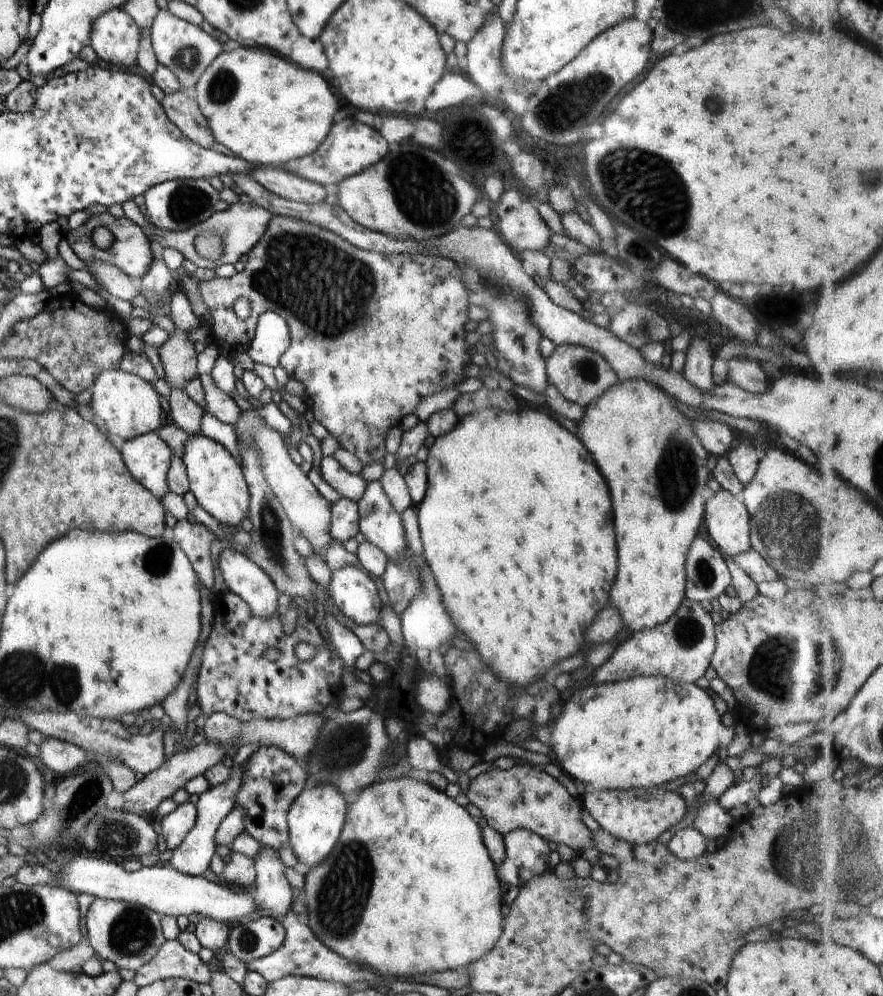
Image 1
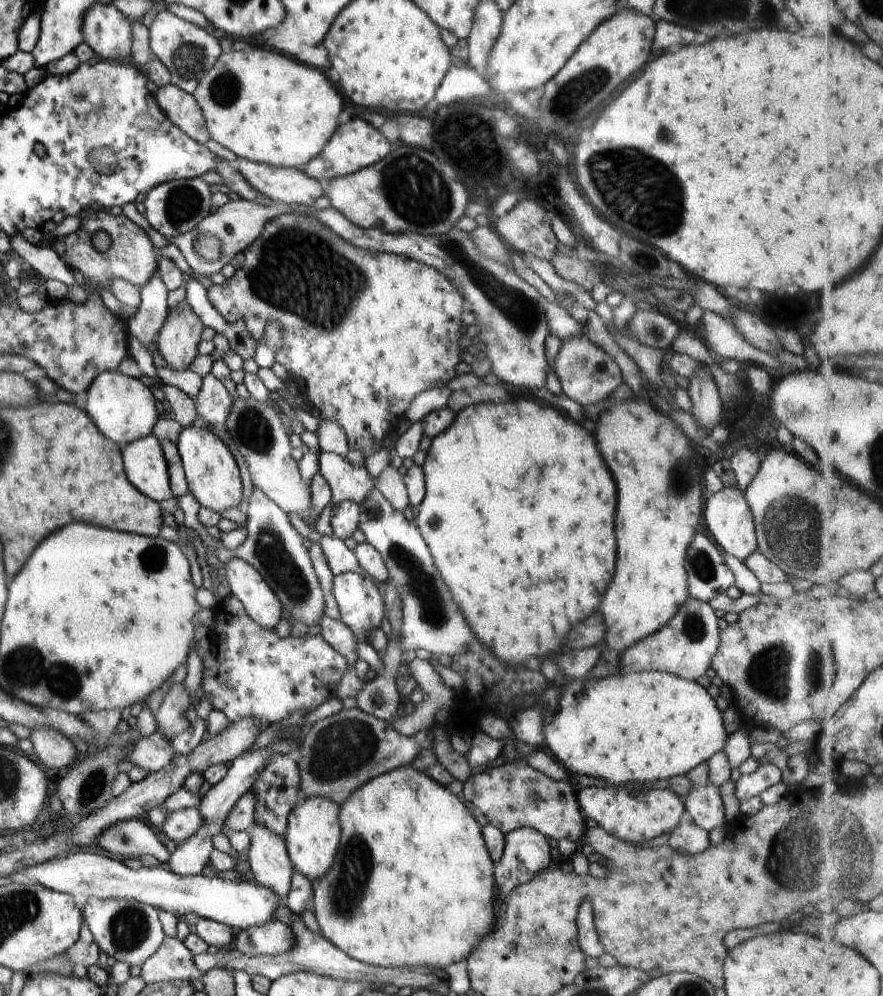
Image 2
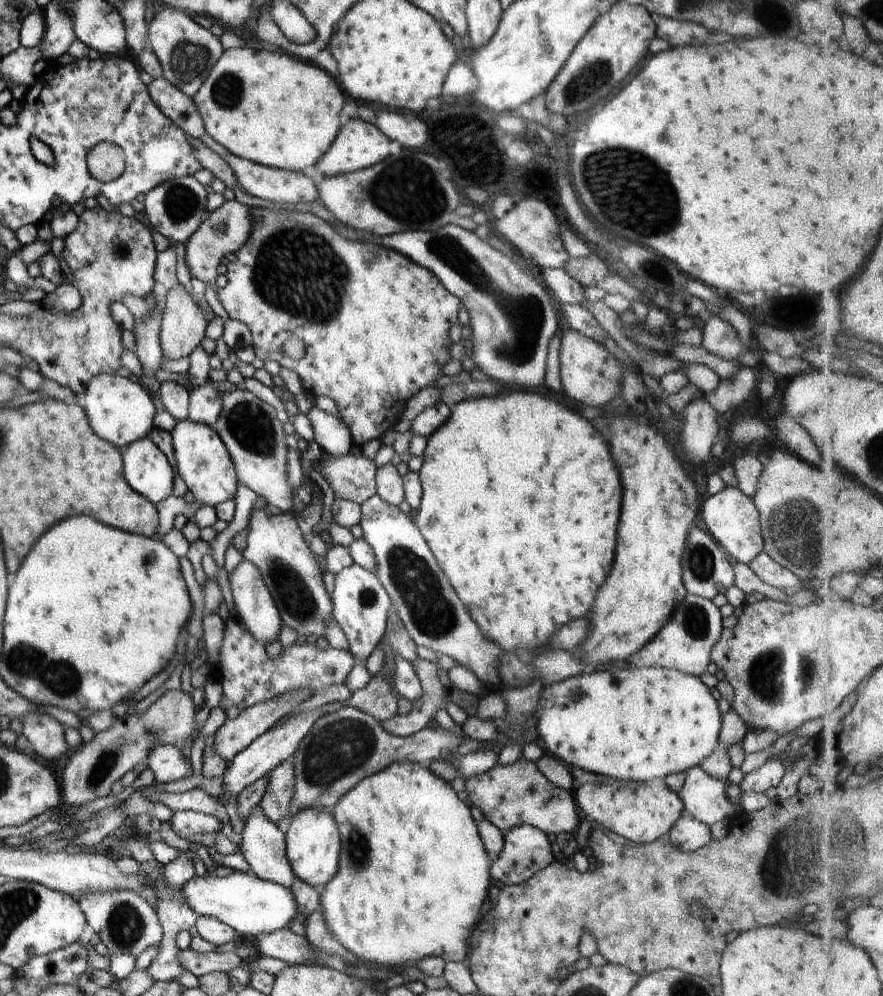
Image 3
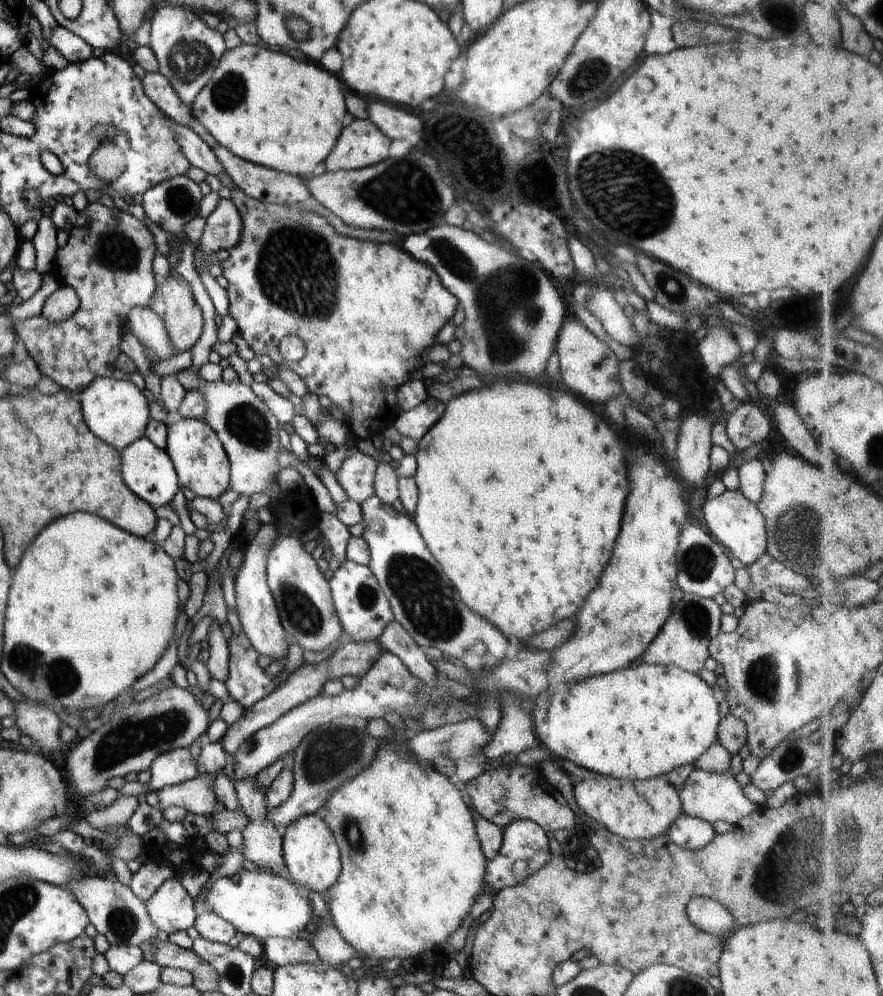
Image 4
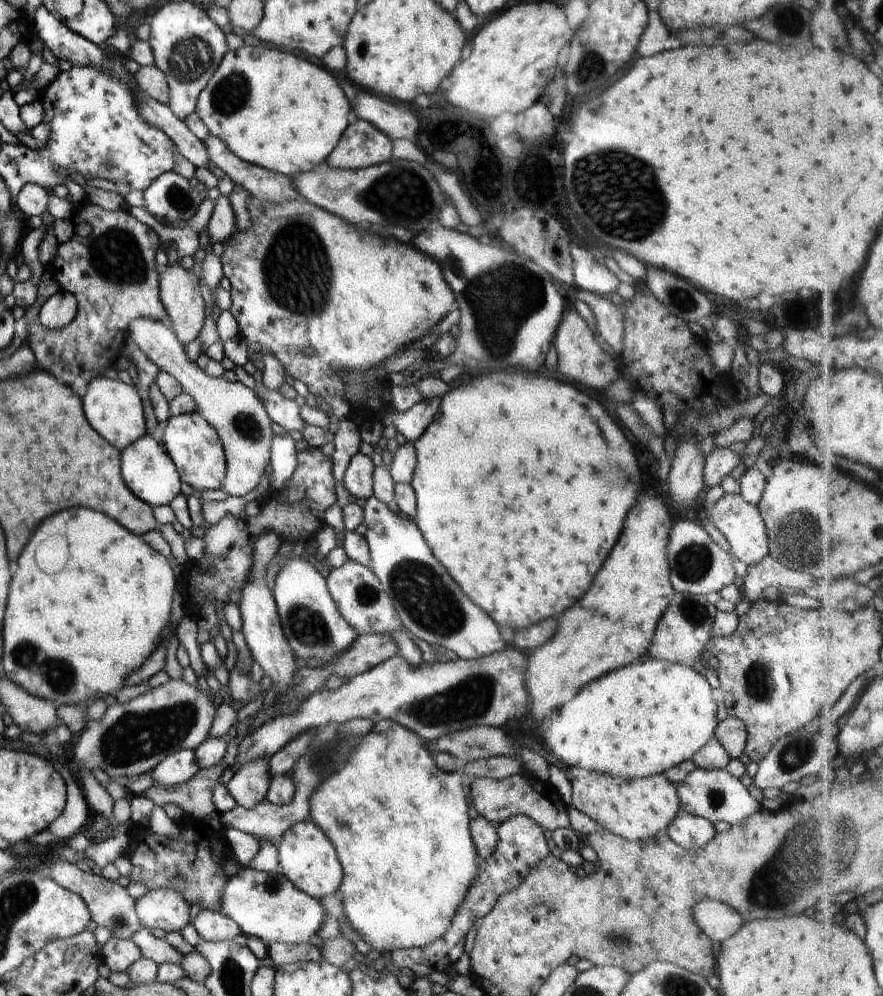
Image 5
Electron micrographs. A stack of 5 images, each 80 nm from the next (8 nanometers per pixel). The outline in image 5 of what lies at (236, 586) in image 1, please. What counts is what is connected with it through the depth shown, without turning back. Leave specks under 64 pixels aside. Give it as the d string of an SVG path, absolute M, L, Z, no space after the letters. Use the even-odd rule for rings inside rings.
M266 532L260 536L260 540L256 540L254 544L254 556L252 556L252 572L246 580L246 584L242 586L242 598L240 598L240 610L242 614L242 634L248 644L248 648L252 653L254 660L262 668L264 675L266 675L275 686L277 698L284 698L284 692L290 690L290 686L294 684L294 674L298 672L299 665L293 655L290 646L282 632L280 625L280 618L278 617L278 610L276 602L272 596L271 590L267 586L266 574L268 571L268 564L281 547L282 541L272 534Z

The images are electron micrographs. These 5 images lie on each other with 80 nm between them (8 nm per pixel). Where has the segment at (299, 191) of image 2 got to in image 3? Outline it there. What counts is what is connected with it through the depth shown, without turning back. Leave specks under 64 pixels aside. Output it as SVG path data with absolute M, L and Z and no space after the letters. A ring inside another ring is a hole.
M210 136L204 138L204 144L208 148L212 148L212 151L214 150L214 153L216 152L224 160L228 168L234 172L233 176L238 180L240 188L254 197L274 202L274 204L278 204L278 202L286 204L308 204L318 199L318 190L316 190L315 183L306 174L303 174L303 172L288 172L239 158L226 150L226 148L222 148L220 144L216 144Z

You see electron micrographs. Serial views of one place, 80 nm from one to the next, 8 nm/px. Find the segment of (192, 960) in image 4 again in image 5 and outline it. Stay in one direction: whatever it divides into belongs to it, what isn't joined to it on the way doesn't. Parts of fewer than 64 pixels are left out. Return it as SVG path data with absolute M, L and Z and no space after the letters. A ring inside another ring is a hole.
M145 927L134 932L129 940L138 946L143 958L152 960L156 965L163 962L180 965L184 958L184 955L178 954L178 950L174 950L166 940L155 938Z

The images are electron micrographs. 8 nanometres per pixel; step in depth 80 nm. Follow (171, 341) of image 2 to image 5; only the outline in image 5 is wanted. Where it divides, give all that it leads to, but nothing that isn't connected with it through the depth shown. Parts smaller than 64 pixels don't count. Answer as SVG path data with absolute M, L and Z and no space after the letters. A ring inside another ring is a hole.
M177 262L168 264L162 274L159 274L160 302L172 323L171 330L176 334L178 342L186 347L199 338L204 320L206 320L206 305L200 290L199 278L191 270L185 270Z

